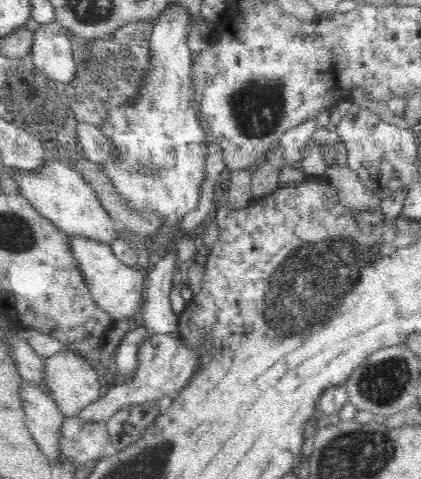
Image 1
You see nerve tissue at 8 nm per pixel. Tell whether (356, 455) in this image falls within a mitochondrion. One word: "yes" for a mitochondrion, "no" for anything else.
yes

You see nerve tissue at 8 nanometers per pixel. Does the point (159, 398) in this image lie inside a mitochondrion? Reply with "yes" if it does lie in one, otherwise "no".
no

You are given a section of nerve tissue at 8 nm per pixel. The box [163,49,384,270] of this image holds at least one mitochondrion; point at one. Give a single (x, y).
(256, 107)

